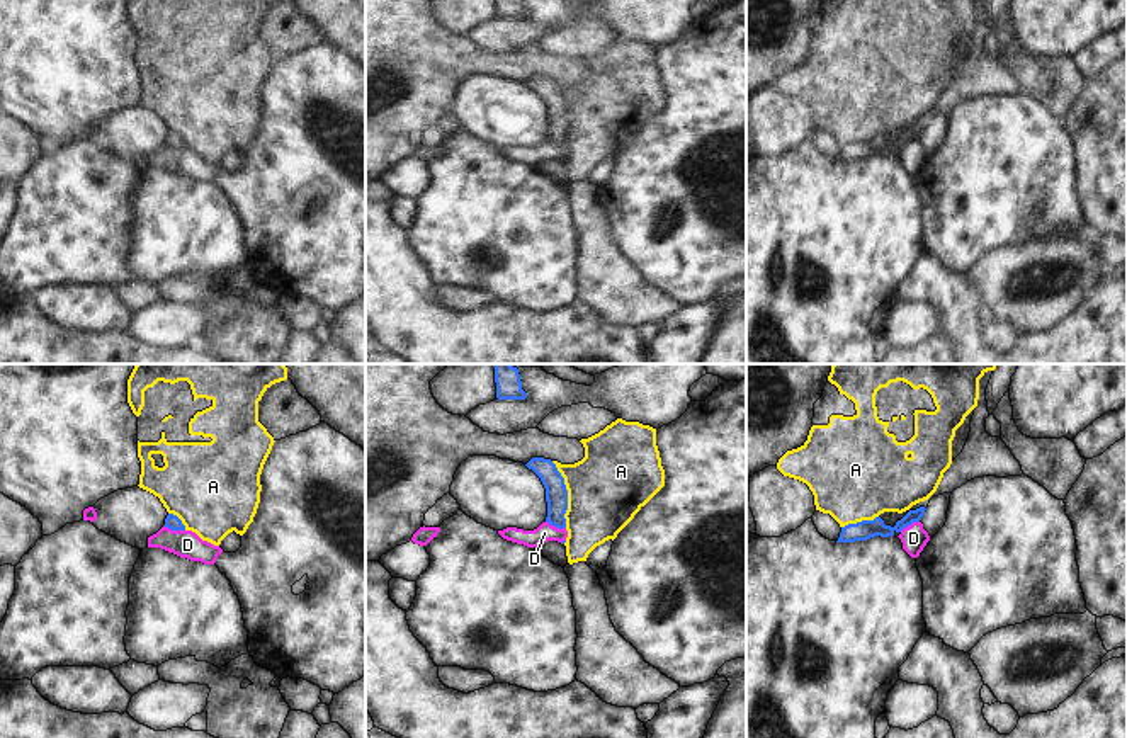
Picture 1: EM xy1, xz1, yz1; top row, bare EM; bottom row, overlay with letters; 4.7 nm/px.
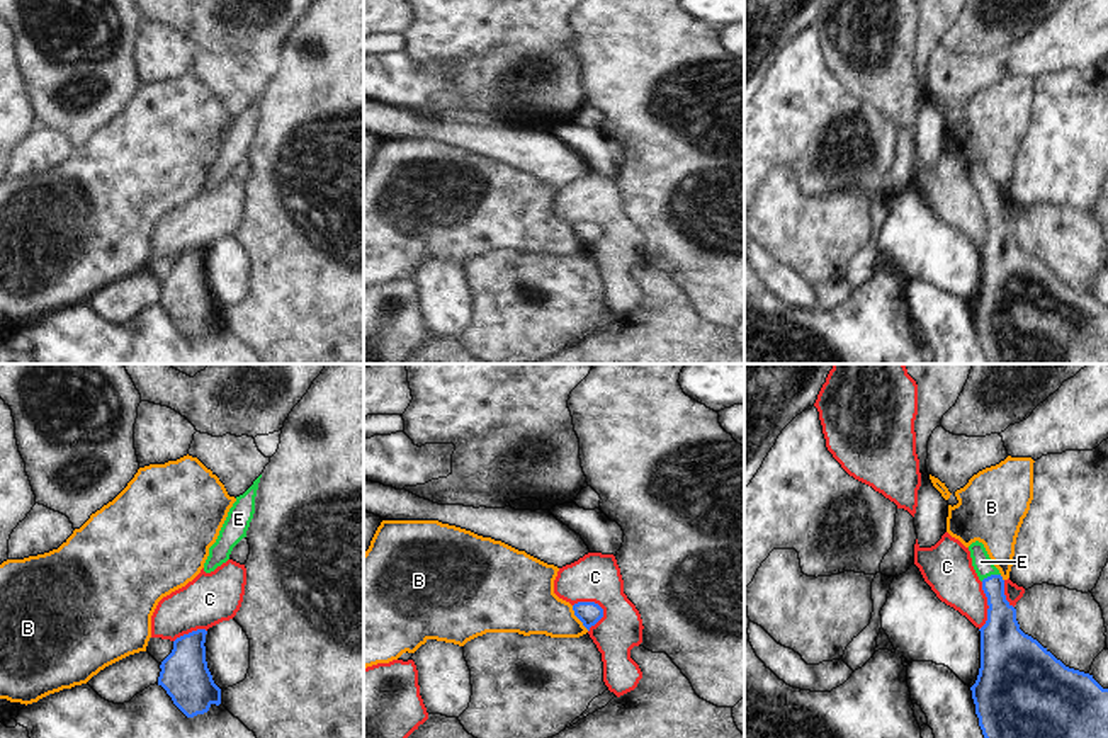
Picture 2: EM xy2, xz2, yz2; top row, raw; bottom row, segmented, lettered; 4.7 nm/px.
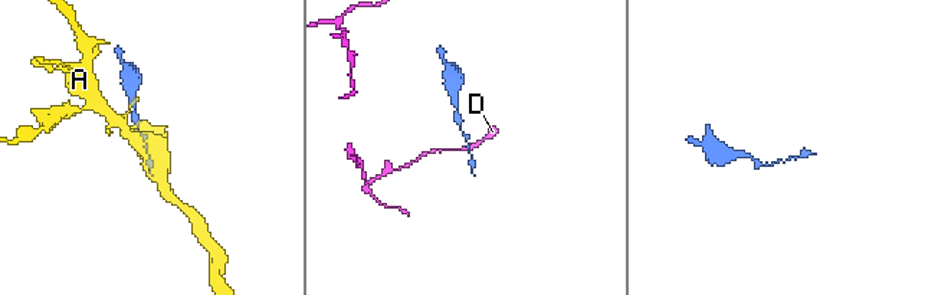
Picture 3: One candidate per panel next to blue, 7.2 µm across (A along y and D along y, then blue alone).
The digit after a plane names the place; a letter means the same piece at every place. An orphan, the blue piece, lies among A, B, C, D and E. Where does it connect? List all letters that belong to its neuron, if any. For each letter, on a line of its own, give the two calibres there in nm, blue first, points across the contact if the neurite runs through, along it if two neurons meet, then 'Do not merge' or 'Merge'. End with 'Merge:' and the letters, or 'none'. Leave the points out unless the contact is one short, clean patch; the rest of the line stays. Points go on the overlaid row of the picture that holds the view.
A: Thickness 110 nm (blue) against 360 nm. Do not merge
B: Thickness 110 nm (blue) against 280 nm. Do not merge
C: Thickness 110 nm (blue) against 240 nm. Do not merge
D: Thickness 70 nm (blue) against 130 nm. Boundary: xy1 (164, 526), (184, 531). Do not merge
E: Thickness 160 nm (blue) against 90 nm. Path across: yz2 (1001, 626), (991, 575), (981, 562). Merge
Merge: E

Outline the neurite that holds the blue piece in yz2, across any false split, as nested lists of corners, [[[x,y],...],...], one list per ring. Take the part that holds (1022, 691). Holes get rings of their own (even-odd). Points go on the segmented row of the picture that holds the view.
[[[982,542],[969,546],[972,566],[987,597],[987,621],[981,631],[981,668],[970,687],[975,714],[984,738],[1108,738],[1108,689],[1089,673],[1066,667],[1037,639],[1025,634],[1016,621],[1016,609],[1006,600],[1004,580]]]

